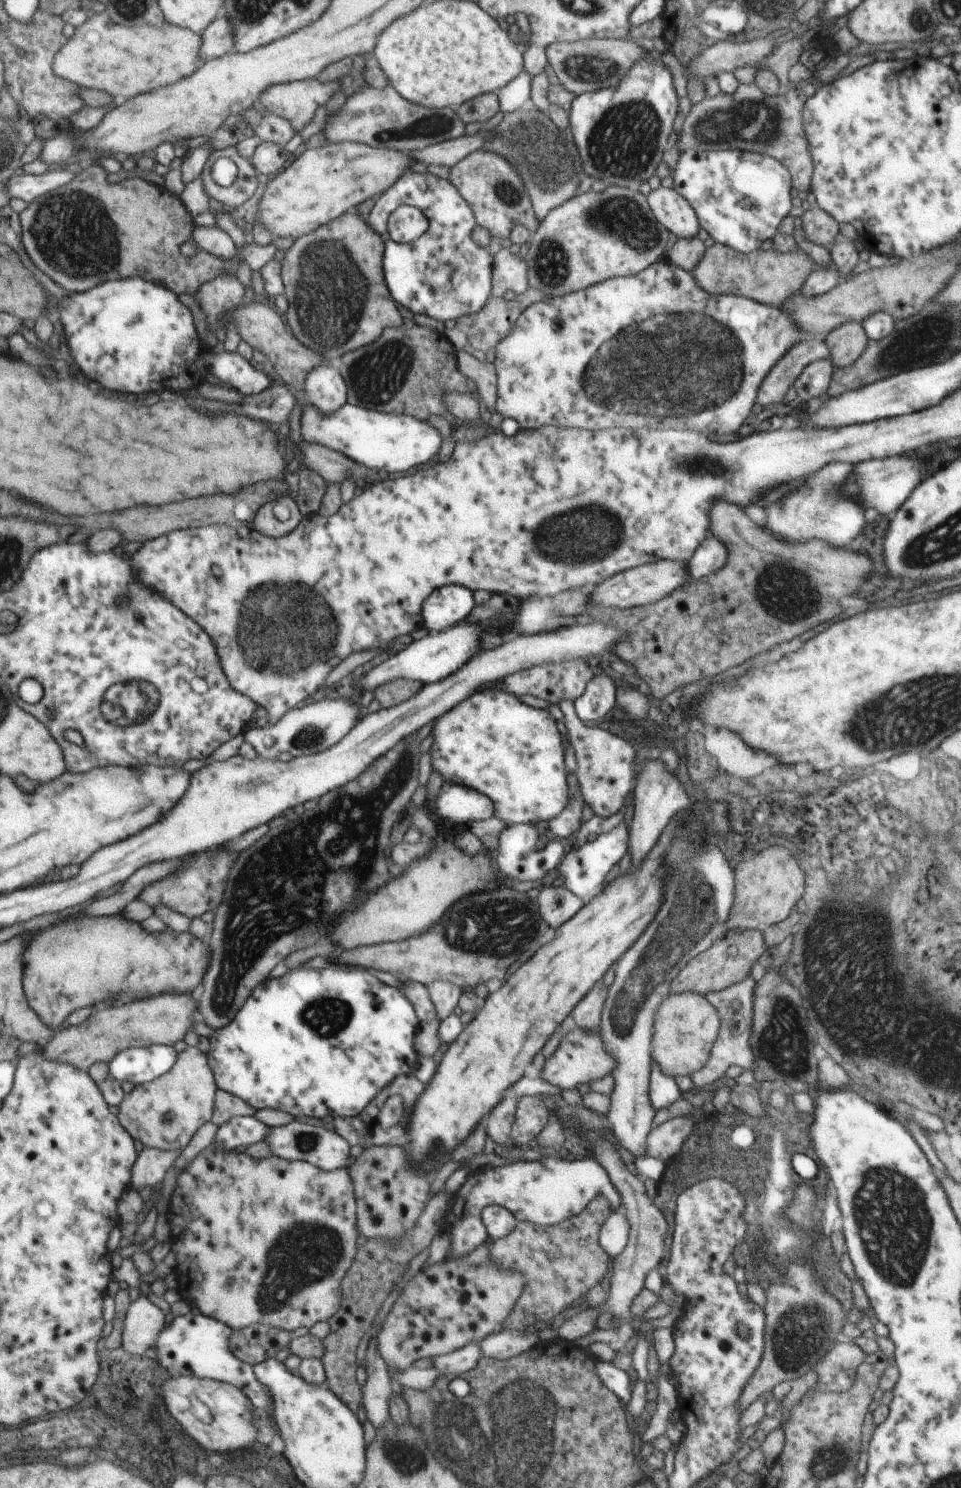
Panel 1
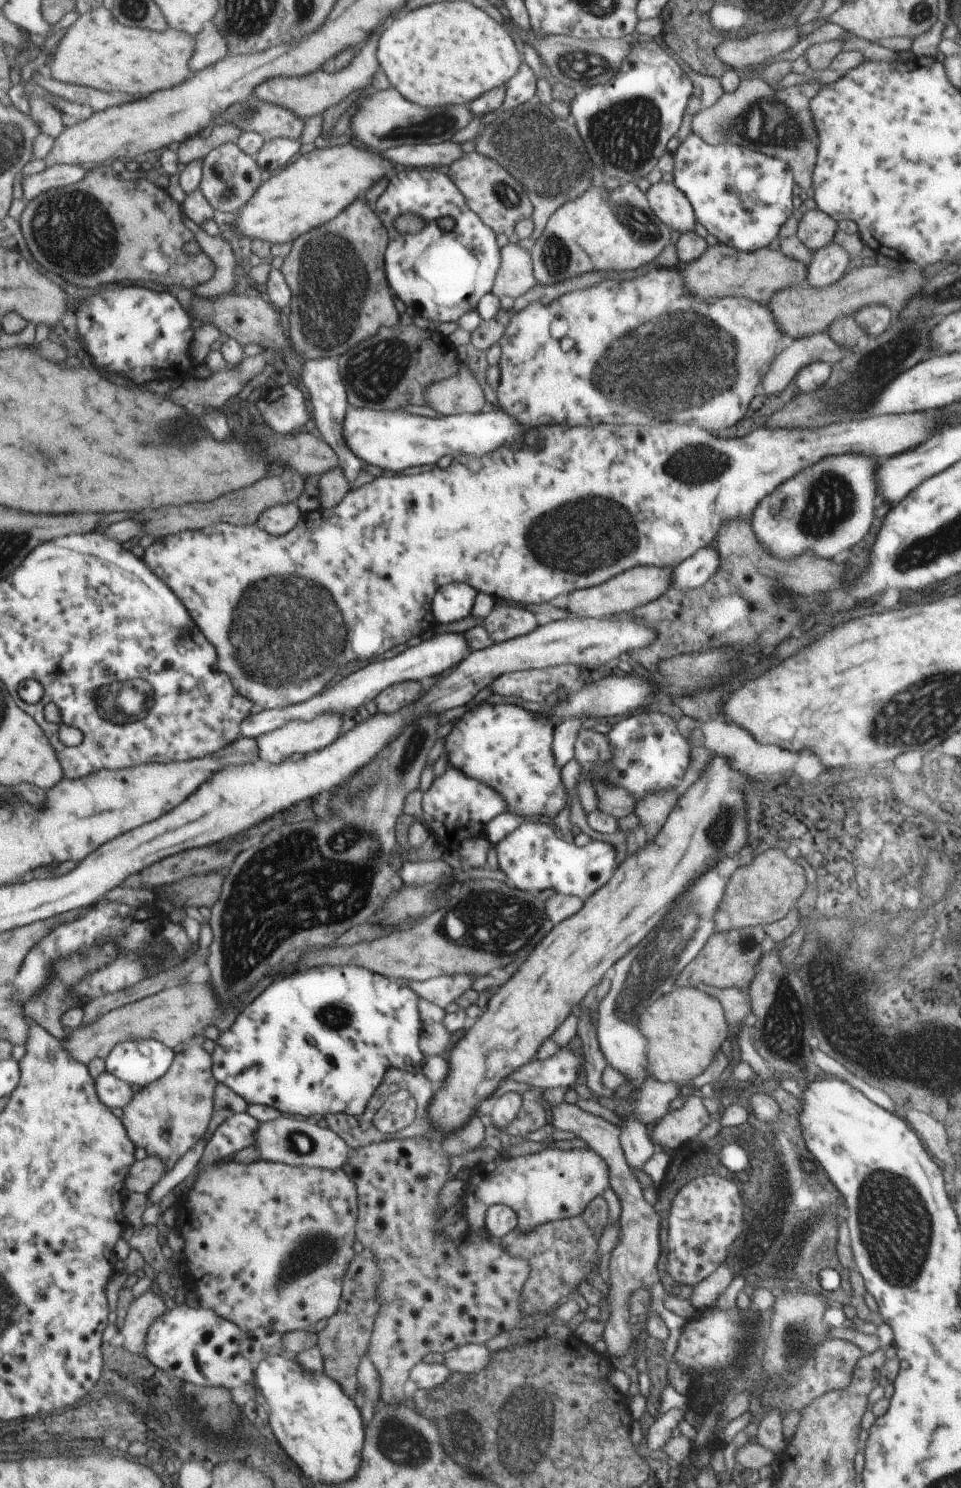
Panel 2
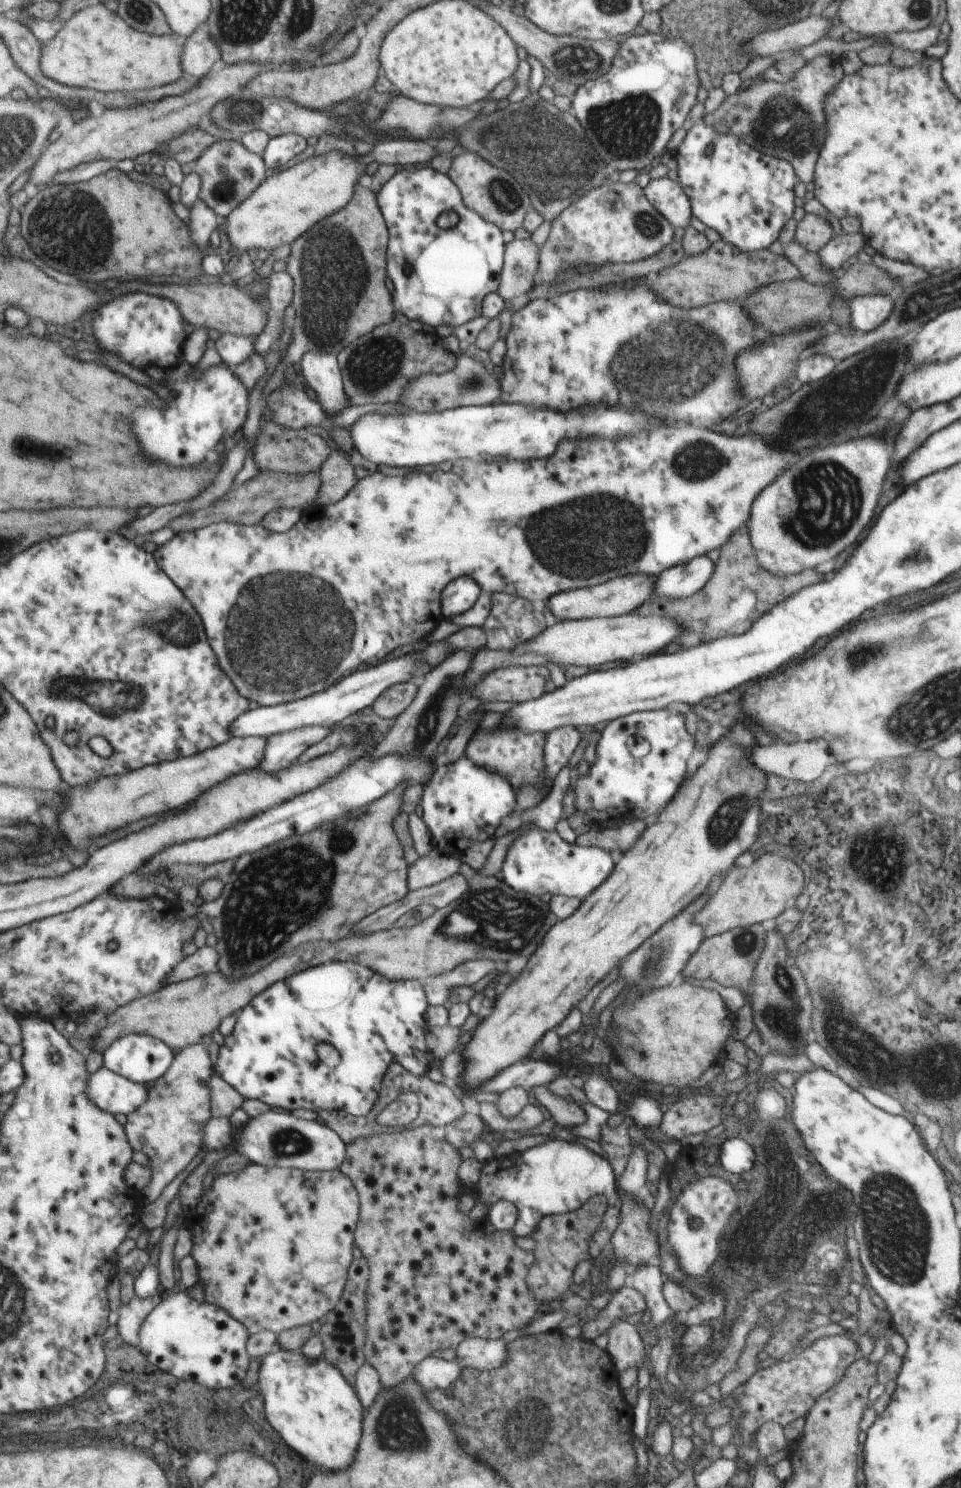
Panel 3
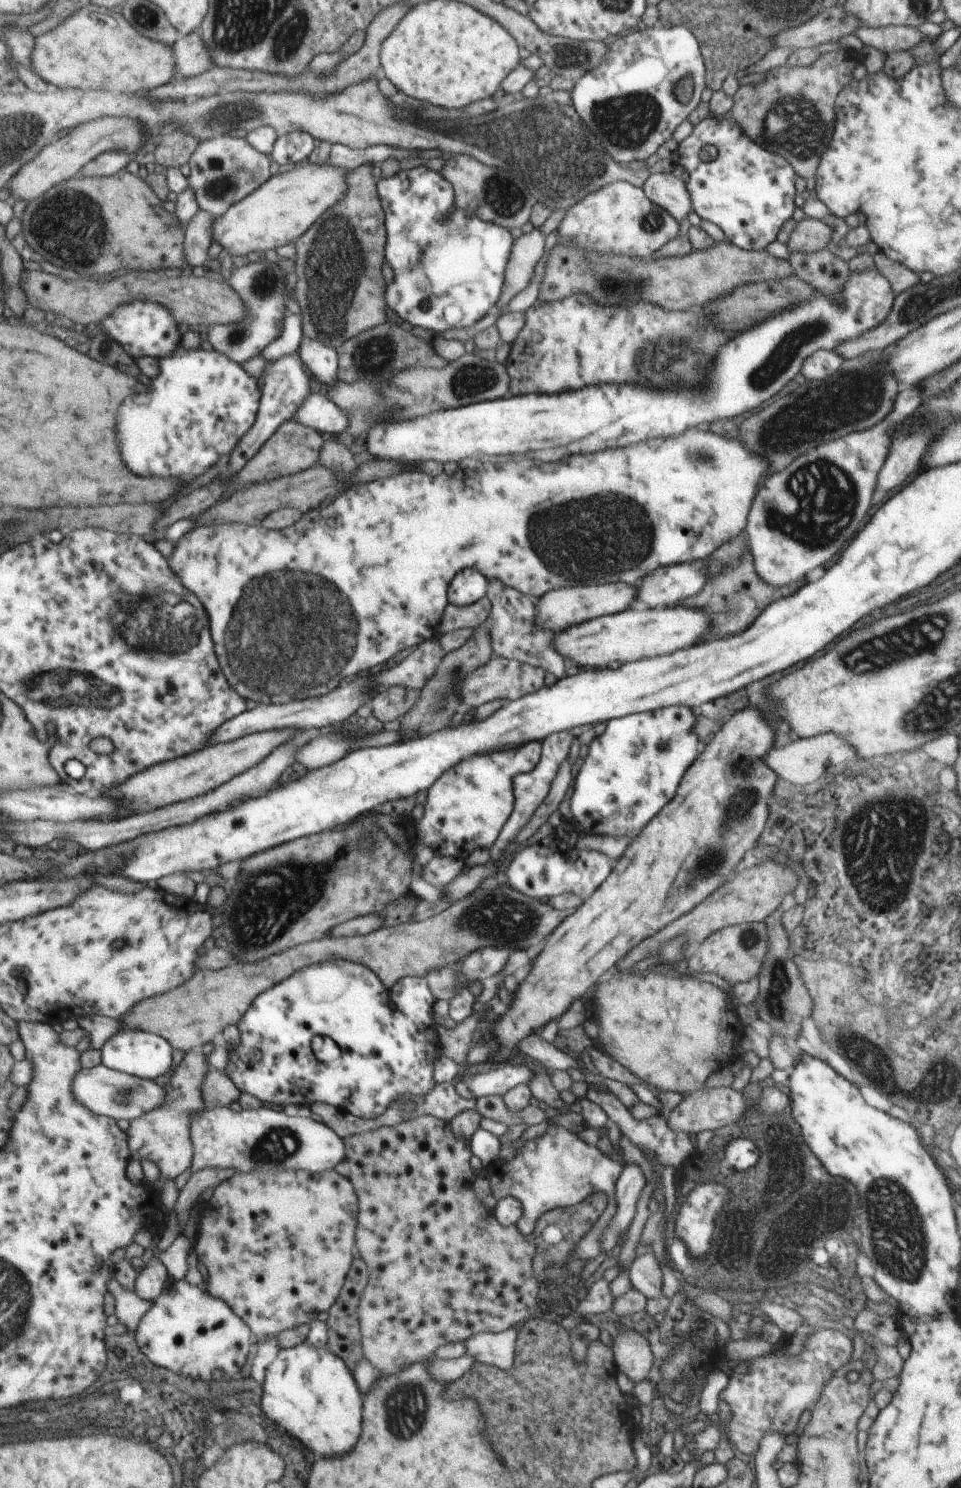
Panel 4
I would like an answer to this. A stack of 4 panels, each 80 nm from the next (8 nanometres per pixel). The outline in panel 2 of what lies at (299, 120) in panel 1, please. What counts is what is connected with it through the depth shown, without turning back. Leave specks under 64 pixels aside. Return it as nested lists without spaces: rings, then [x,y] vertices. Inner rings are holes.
[[[381,27],[371,38],[359,48],[350,65],[336,71],[334,74],[326,74],[321,69],[301,77],[276,77],[265,80],[256,88],[254,98],[261,98],[267,104],[278,105],[288,109],[297,115],[298,118],[312,118],[322,115],[323,112],[334,103],[350,96],[354,91],[366,88],[371,83],[372,76],[379,70],[377,59],[377,42],[381,33]]]

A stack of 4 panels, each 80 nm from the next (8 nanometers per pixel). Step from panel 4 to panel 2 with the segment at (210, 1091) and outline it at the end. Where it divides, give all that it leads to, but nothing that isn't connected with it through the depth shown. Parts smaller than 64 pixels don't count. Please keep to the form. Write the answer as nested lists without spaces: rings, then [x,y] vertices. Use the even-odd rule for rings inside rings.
[[[217,1082],[213,1096],[212,1116],[203,1139],[210,1141],[212,1134],[228,1117],[246,1112],[247,1108],[248,1103],[241,1096],[226,1084]]]

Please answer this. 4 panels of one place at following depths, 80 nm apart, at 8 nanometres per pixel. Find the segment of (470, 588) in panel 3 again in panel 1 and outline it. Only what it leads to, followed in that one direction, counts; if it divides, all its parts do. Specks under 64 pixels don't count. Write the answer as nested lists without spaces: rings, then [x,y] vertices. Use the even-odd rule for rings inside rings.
[[[442,586],[434,590],[423,602],[422,608],[422,628],[427,628],[429,632],[443,631],[454,626],[472,612],[476,601],[473,591],[465,586]]]

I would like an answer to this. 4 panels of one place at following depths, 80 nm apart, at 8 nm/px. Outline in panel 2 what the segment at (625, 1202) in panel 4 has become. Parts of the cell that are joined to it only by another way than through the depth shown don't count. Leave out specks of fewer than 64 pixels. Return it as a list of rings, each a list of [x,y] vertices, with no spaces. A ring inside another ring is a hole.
[[[634,1114],[622,1119],[620,1143],[629,1169],[644,1170],[646,1162],[655,1154],[657,1147],[648,1138],[648,1128]]]

